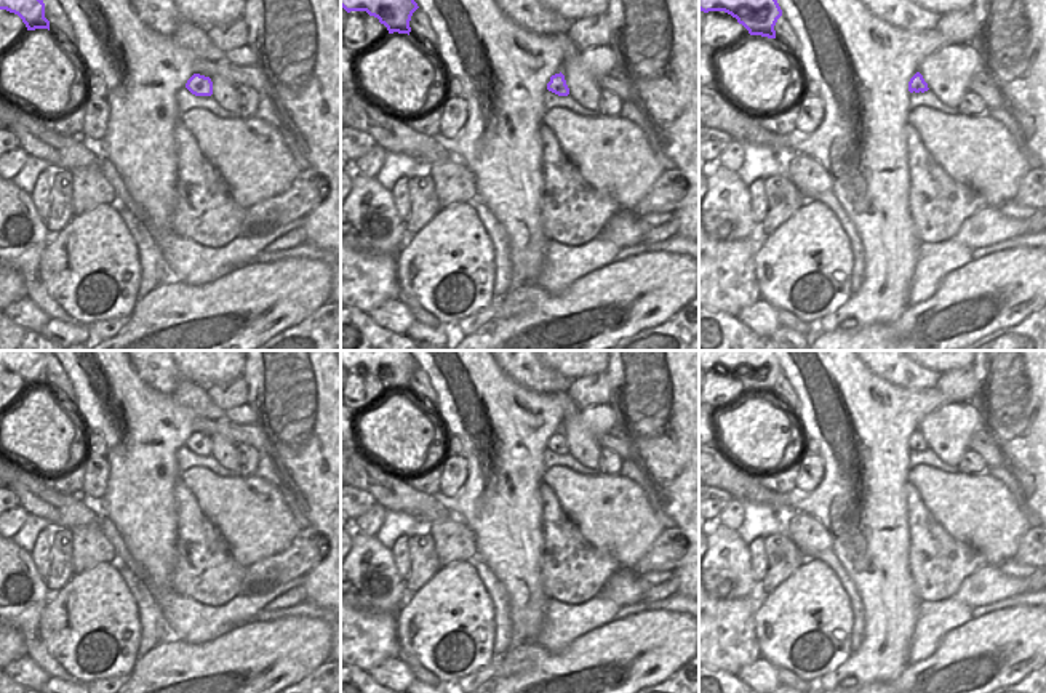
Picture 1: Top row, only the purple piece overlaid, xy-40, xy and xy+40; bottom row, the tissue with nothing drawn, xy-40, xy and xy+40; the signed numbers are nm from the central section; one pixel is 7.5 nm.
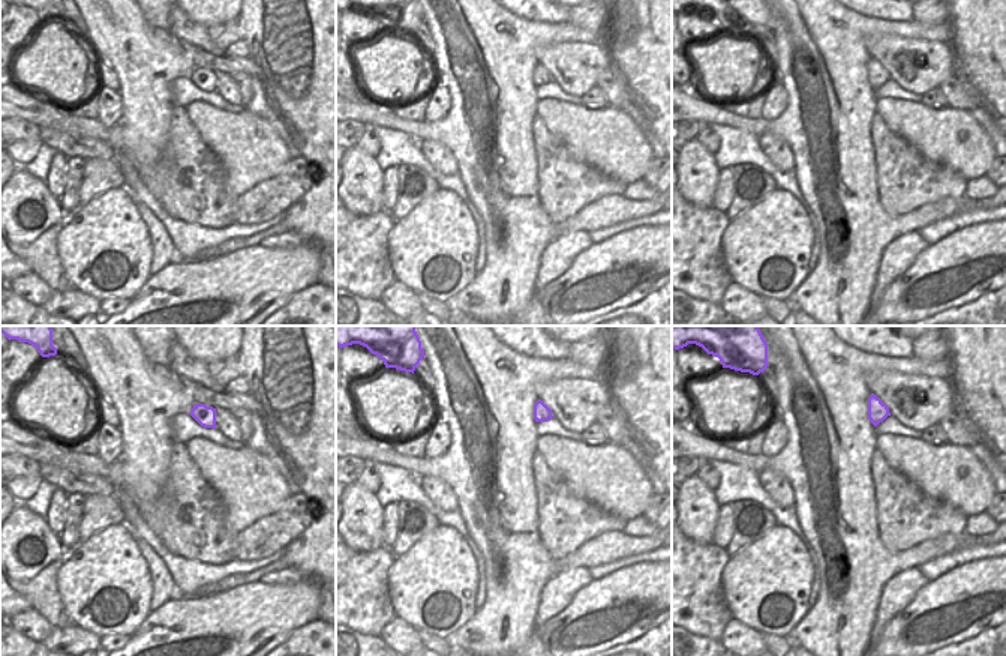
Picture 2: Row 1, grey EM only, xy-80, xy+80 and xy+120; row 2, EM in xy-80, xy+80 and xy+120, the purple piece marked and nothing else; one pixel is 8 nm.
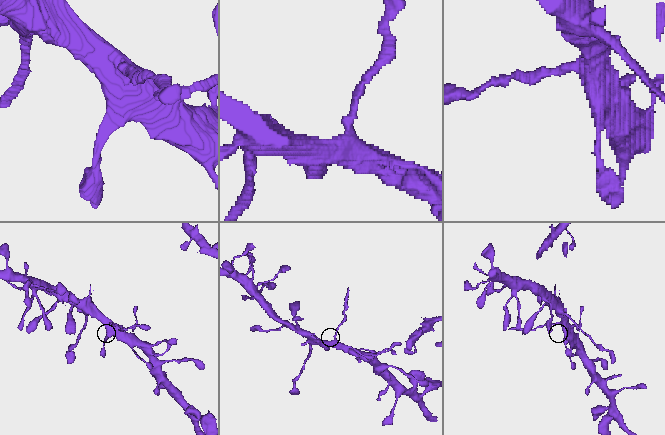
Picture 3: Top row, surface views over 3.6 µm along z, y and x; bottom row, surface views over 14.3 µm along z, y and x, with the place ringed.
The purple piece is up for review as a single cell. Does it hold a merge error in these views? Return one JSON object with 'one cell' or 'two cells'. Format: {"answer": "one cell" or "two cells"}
{"answer": "two cells"}

